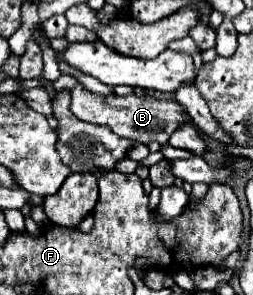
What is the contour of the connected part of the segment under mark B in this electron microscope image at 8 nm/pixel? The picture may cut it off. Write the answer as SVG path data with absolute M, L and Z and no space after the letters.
M81 83L69 89L71 93L71 111L77 119L95 123L95 125L105 125L109 127L117 137L133 139L137 143L149 145L151 141L157 141L159 145L165 145L173 131L181 125L191 121L185 113L185 107L177 99L157 99L153 95L93 95L87 91Z

